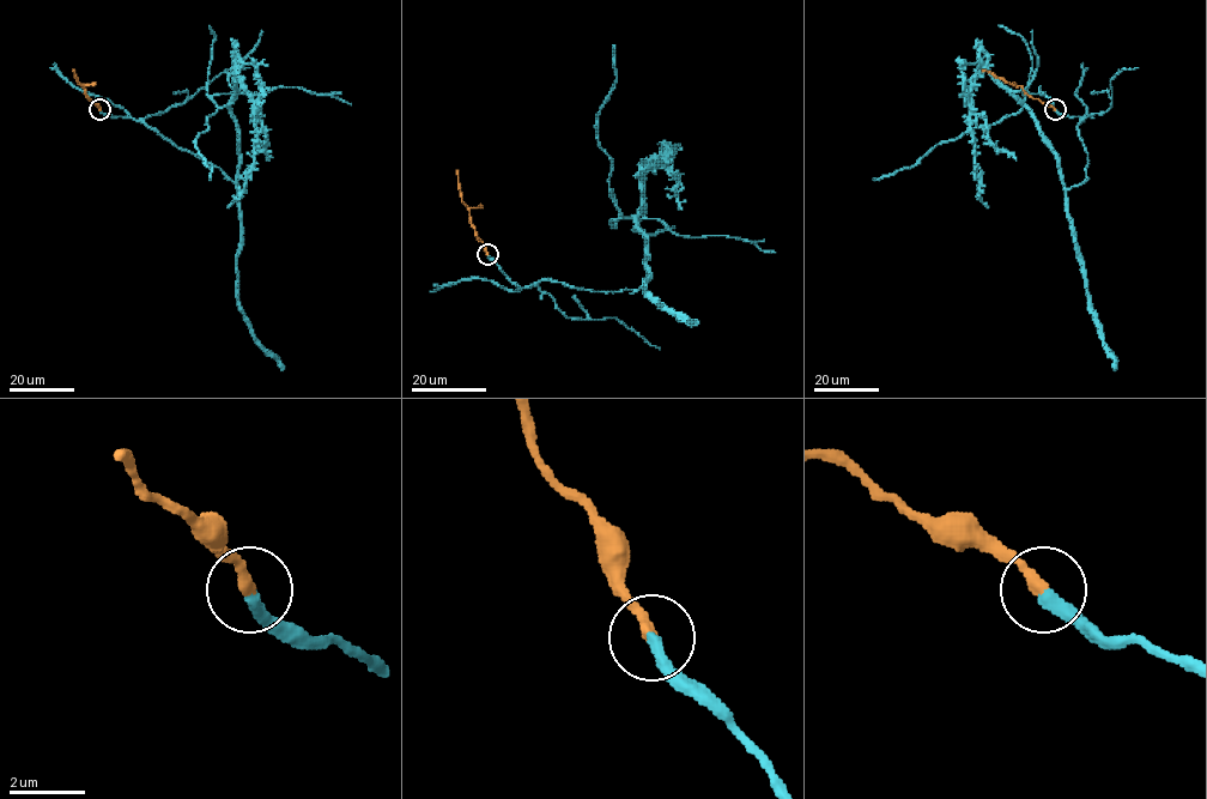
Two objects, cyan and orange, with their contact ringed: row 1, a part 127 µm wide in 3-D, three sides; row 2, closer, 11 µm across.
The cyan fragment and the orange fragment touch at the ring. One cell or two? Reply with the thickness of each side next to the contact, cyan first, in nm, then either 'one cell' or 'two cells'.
calibres 360 and 320 nm; one cell

